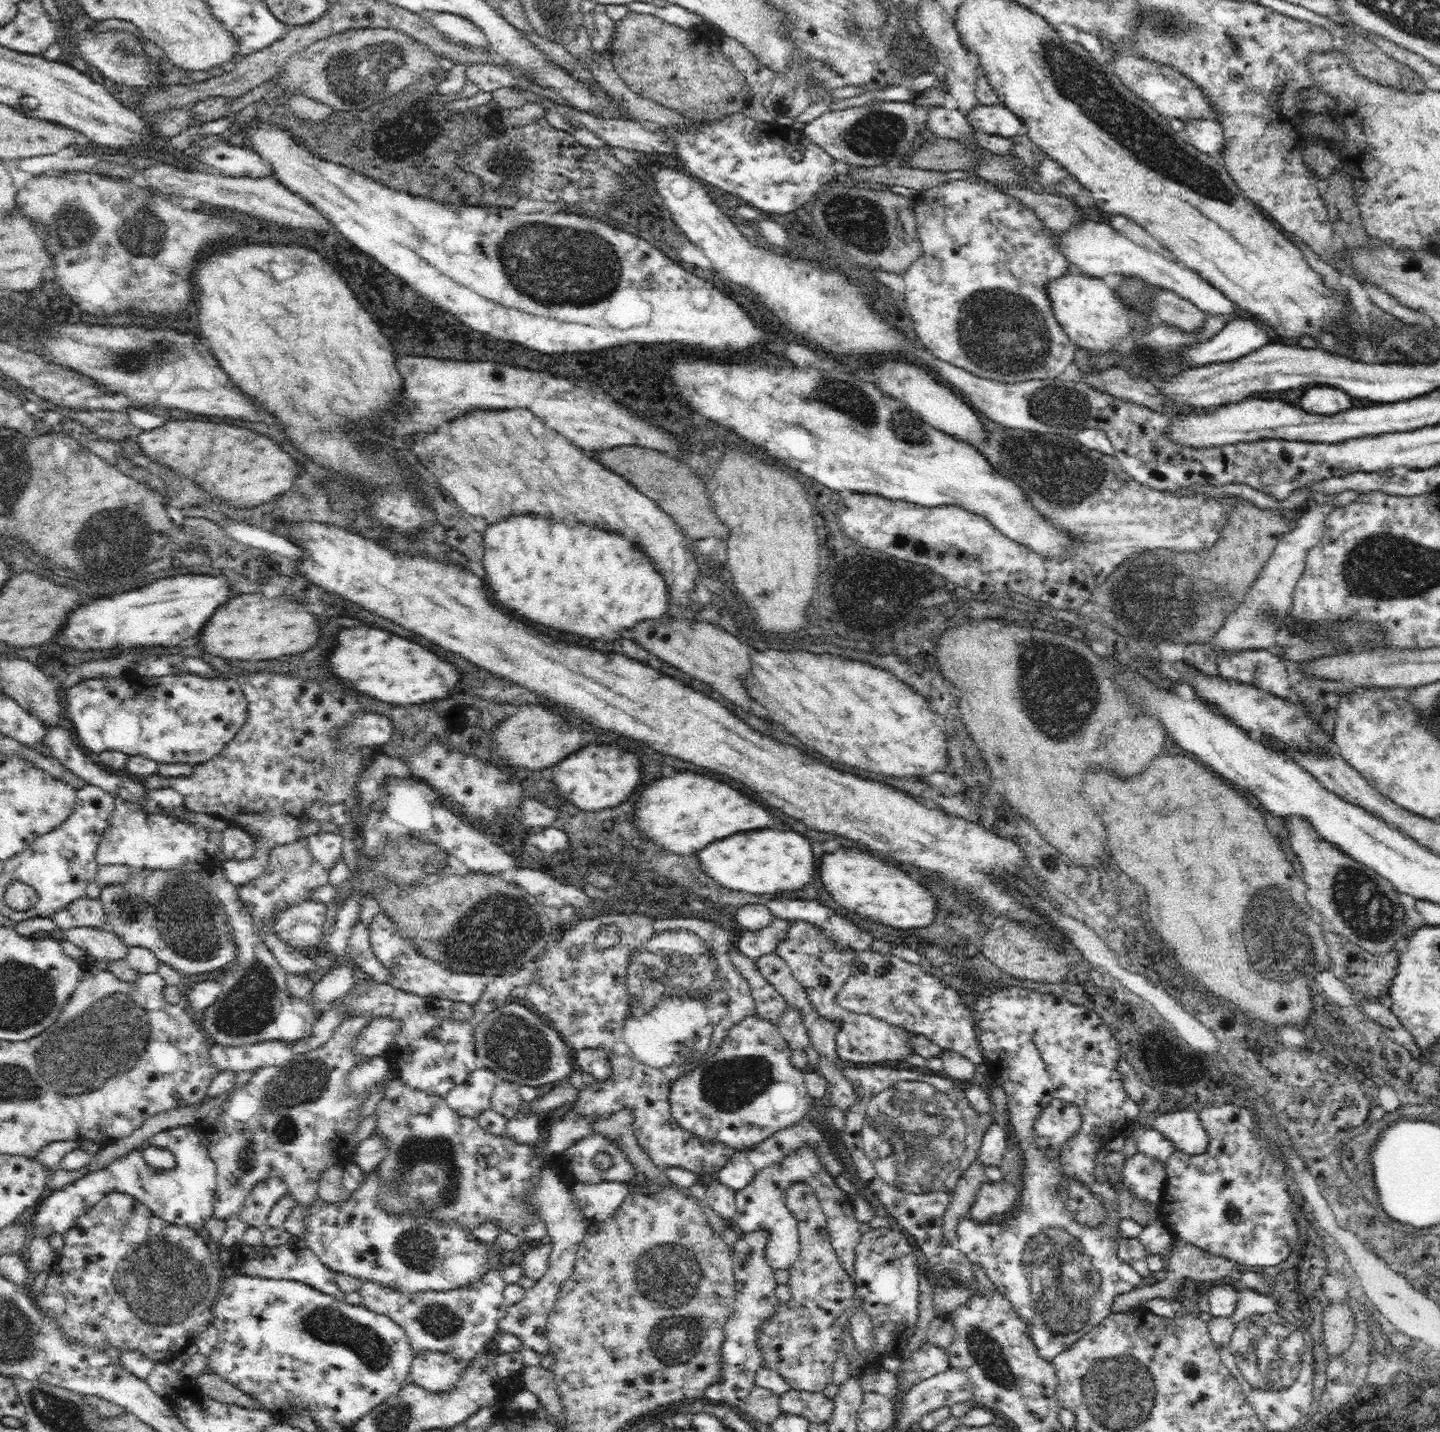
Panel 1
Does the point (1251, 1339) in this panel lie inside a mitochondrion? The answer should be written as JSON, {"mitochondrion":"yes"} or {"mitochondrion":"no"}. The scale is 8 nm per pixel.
{"mitochondrion":"yes"}

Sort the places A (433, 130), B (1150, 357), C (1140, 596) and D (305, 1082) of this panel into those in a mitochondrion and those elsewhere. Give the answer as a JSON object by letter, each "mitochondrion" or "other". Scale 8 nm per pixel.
{"A":"other","B":"mitochondrion","C":"mitochondrion","D":"mitochondrion"}

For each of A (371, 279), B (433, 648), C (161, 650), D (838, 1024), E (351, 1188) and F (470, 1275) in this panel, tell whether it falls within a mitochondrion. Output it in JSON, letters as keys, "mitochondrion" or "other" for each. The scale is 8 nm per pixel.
{"A":"other","B":"other","C":"other","D":"other","E":"other","F":"other"}

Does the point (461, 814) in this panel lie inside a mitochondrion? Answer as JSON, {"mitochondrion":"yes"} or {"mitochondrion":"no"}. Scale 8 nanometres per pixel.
{"mitochondrion":"no"}

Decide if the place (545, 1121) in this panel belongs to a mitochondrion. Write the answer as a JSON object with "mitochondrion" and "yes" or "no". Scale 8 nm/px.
{"mitochondrion":"no"}

